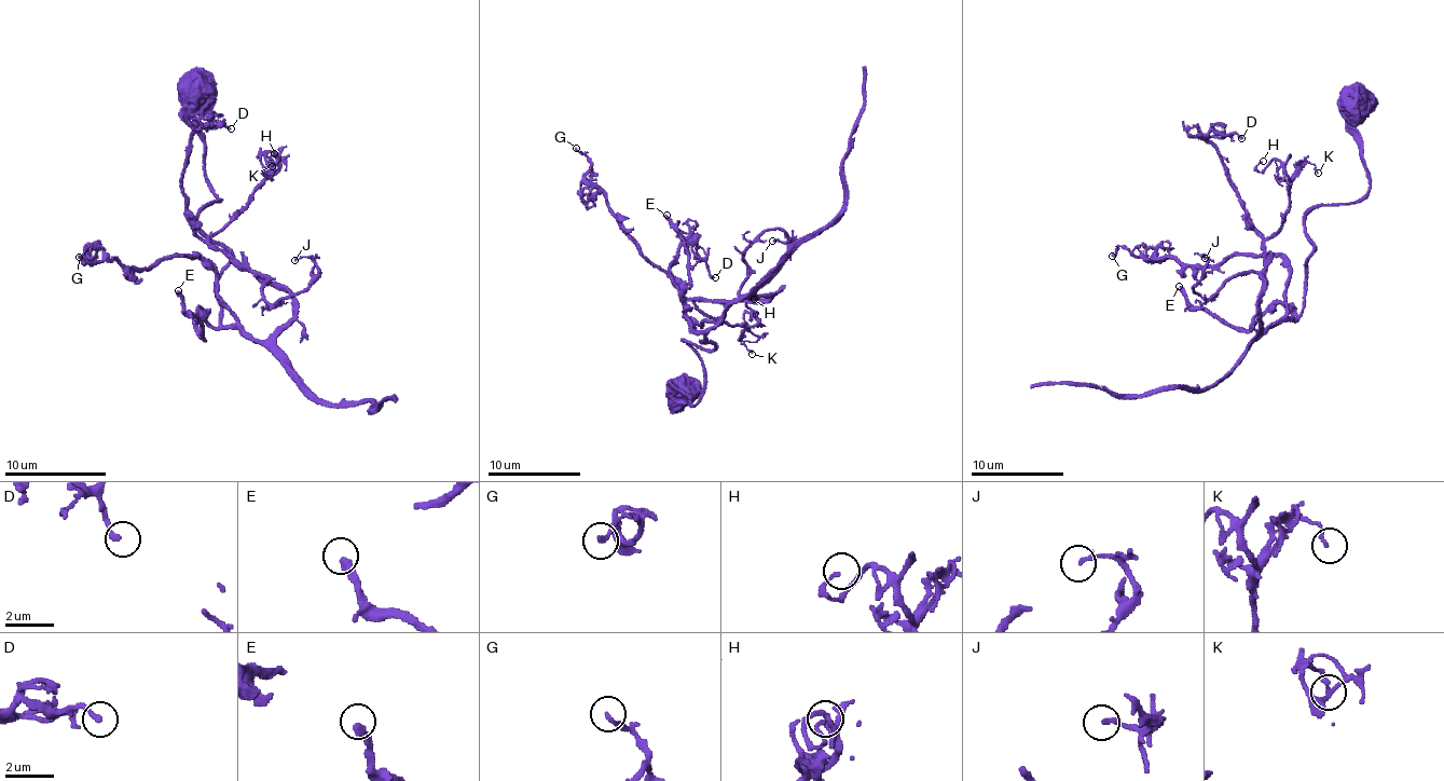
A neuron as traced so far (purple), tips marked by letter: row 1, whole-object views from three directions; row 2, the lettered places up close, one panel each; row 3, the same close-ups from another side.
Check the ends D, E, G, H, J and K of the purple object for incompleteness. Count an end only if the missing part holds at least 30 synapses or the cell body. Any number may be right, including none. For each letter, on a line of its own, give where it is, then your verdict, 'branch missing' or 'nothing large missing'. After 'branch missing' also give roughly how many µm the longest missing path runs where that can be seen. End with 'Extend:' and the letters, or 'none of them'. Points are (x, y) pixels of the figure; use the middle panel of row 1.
D: place (715, 277); nothing large missing
E: place (667, 215); branch missing; missing 15 µm
G: place (576, 148); nothing large missing
H: place (754, 299); nothing large missing
J: place (772, 241); nothing large missing
K: place (752, 354); nothing large missing
Extend: E

